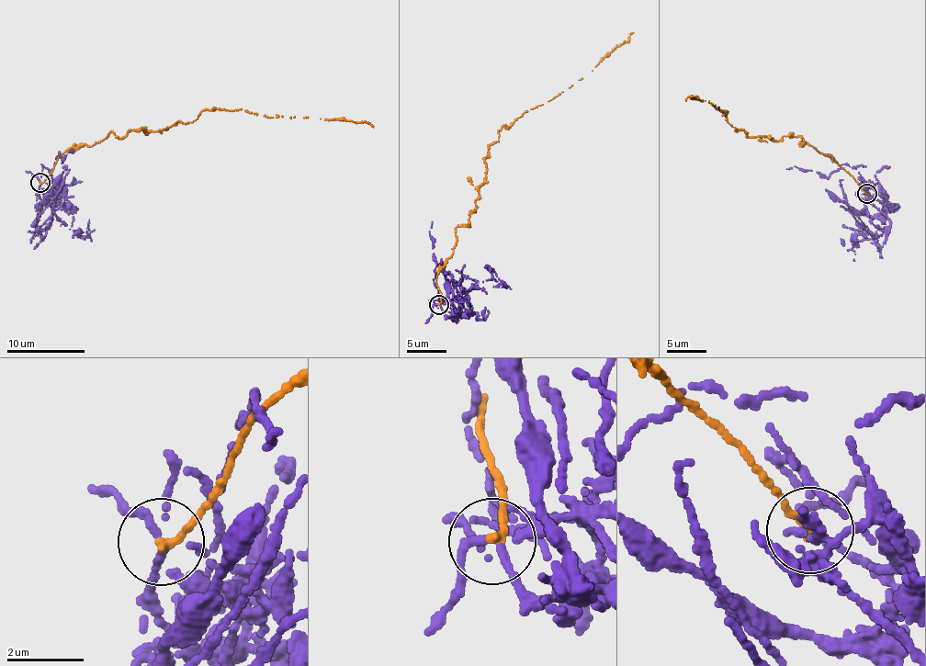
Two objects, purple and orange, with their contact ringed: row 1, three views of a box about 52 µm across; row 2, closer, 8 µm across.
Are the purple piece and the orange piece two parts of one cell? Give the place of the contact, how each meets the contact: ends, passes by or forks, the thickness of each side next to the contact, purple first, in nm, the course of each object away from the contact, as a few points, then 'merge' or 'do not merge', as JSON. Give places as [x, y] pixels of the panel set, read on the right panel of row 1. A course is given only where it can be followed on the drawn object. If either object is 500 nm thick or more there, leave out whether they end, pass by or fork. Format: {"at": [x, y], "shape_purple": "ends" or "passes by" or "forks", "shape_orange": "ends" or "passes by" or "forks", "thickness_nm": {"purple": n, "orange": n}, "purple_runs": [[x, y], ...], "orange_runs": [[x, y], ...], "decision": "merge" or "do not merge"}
{"at": [866, 194], "shape_purple": "forks", "shape_orange": "ends", "thickness_nm": {"purple": 170, "orange": 240}, "purple_runs": [[866, 193], [886, 206], [855, 168], [844, 163], [826, 176], [794, 165], [786, 168]], "orange_runs": [[867, 193], [832, 158], [804, 144], [801, 137], [746, 137], [709, 102], [691, 95], [686, 101]], "decision": "do not merge"}

